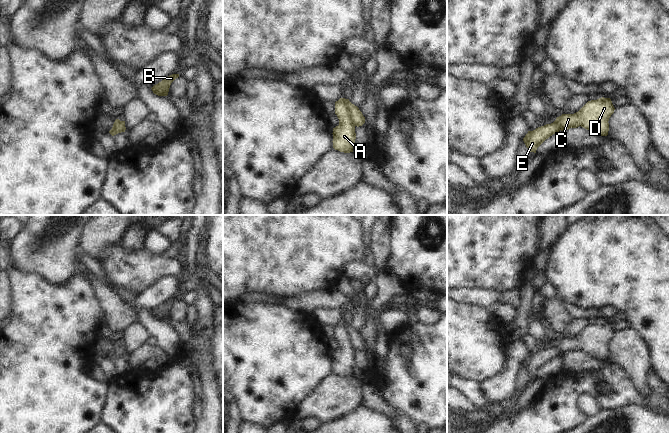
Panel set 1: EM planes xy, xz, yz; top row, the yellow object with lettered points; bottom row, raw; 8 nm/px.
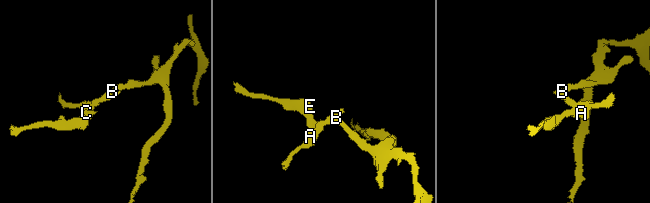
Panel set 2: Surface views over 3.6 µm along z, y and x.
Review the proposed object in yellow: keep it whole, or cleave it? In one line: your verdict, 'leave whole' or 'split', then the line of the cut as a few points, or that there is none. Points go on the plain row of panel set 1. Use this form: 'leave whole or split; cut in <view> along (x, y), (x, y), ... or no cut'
split; cut in xz along (341, 322), (350, 338), (350, 344), (355, 349)

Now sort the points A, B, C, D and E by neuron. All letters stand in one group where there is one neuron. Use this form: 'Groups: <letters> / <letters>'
Groups: A B C D / E.

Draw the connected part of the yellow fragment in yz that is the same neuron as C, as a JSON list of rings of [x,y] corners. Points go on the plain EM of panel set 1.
[[[602,321],[588,325],[574,338],[562,338],[555,345],[559,347],[560,354],[563,356],[581,350],[594,358],[607,360],[608,345],[614,334],[611,323]]]

